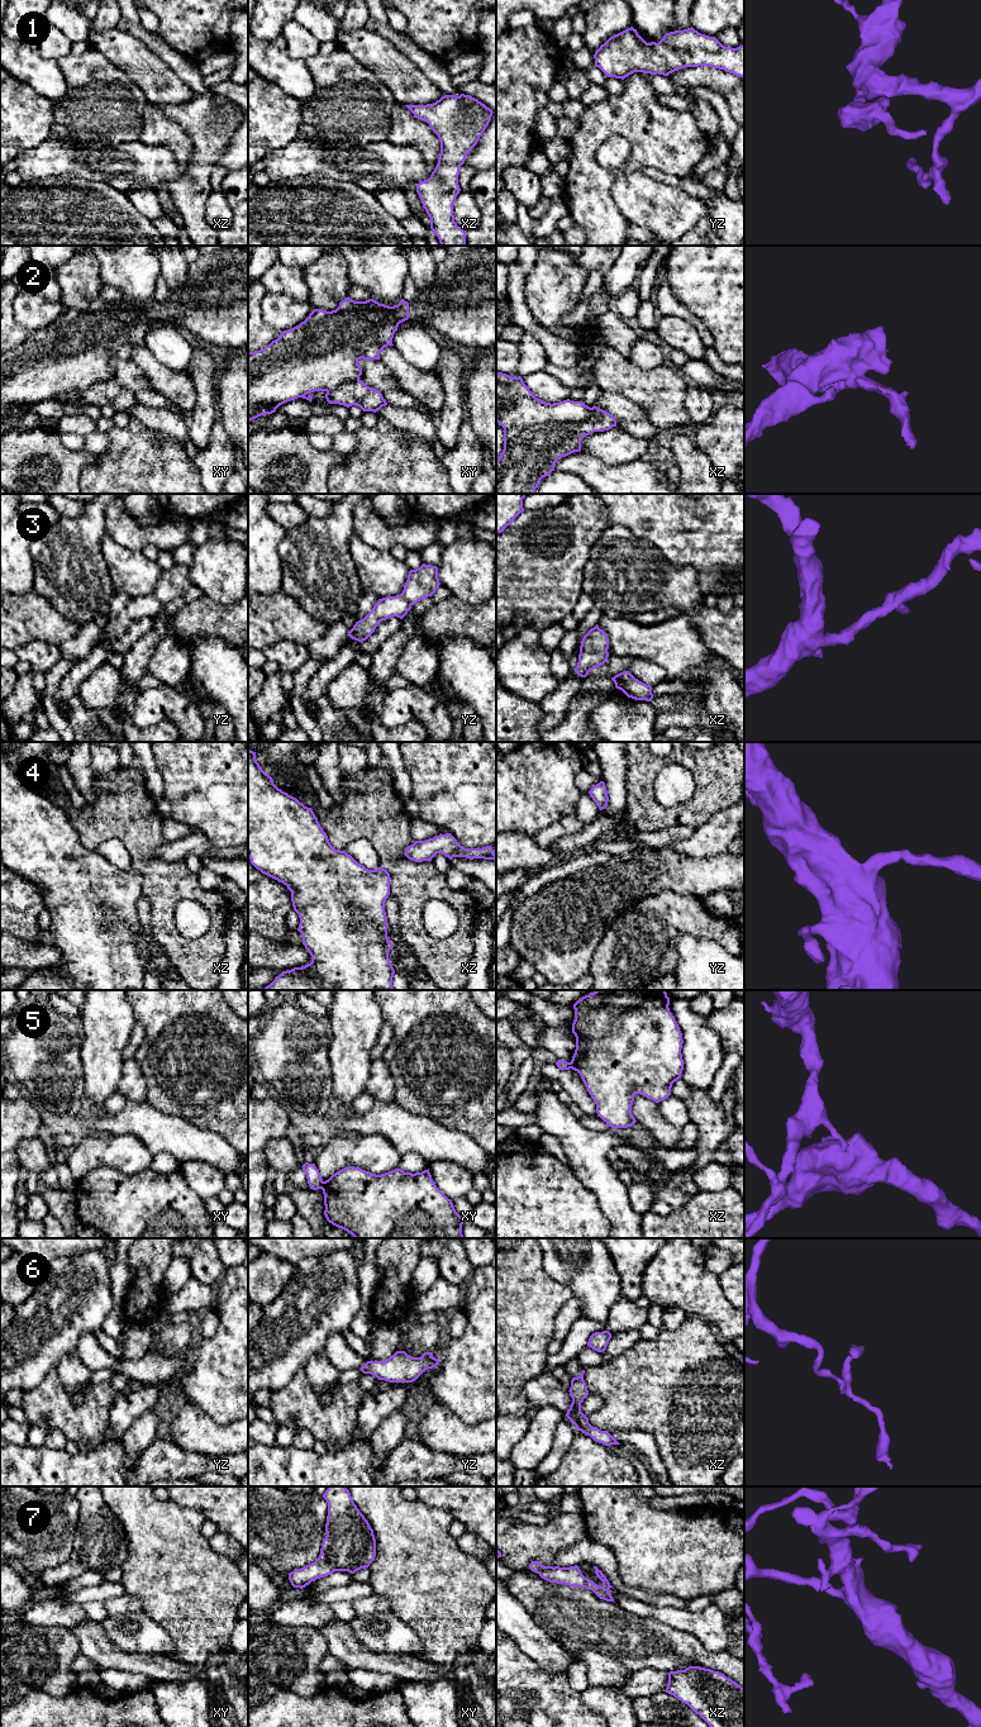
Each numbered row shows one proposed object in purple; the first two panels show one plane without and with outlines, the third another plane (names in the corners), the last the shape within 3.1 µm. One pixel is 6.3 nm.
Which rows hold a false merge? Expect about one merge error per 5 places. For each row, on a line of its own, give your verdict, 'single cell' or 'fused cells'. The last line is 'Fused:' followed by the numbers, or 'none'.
1: single cell
2: fused cells
3: single cell
4: single cell
5: fused cells
6: fused cells
7: single cell
Fused: 2, 5, 6

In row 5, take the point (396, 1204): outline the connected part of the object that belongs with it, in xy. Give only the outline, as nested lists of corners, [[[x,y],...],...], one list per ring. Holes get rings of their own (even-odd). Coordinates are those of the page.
[[[348,1166],[325,1180],[322,1190],[327,1221],[354,1238],[463,1238],[465,1219],[437,1188],[429,1169],[411,1174],[397,1167],[376,1175]]]

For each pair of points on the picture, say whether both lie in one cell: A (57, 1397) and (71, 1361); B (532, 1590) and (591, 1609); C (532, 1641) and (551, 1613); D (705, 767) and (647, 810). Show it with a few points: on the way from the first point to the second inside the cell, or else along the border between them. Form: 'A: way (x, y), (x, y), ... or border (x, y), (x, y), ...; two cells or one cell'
A: border (56, 1368), (60, 1380), (68, 1389), (87, 1381); two cells
B: way (547, 1603), (558, 1609), (576, 1609); one cell
C: border (522, 1604), (531, 1617), (563, 1646); two cells
D: way (705, 788), (705, 793), (685, 813), (667, 813); one cell

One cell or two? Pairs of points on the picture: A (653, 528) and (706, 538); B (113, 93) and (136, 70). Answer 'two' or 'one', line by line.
A: one
B: two

